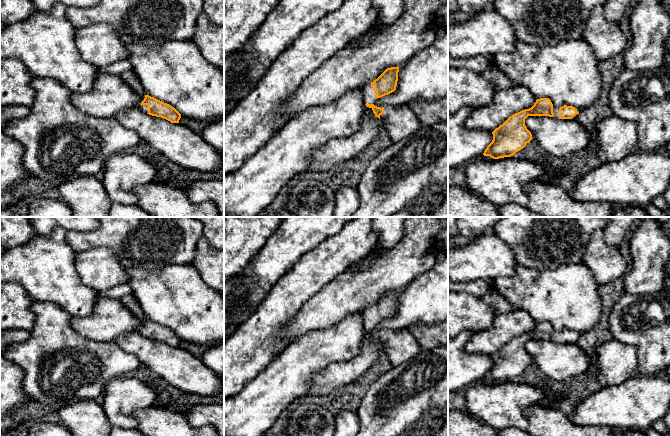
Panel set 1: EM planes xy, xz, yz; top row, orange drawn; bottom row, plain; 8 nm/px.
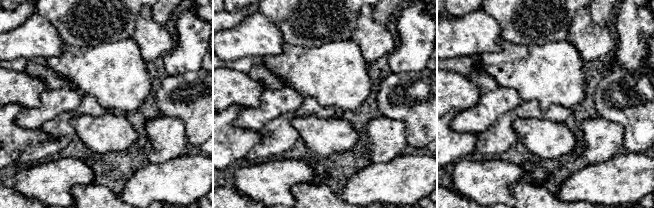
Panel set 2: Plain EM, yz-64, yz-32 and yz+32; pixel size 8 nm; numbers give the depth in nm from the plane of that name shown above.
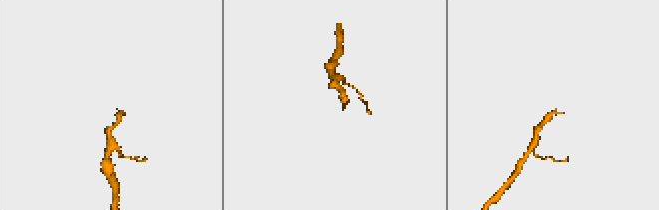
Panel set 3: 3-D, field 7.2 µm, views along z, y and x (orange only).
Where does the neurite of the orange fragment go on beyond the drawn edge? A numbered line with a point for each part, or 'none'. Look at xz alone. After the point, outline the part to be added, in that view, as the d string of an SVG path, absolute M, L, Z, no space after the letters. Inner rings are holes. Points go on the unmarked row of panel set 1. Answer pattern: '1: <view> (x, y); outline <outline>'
1: xz (368, 315); outline M371 306L366 308L363 312L363 317L364 317L364 327L365 328L375 328L379 322L375 321L375 316L371 310Z

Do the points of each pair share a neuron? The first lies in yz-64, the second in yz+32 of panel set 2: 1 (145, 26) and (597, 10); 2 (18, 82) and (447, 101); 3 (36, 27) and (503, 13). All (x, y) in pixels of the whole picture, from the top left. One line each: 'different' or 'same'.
1: different
2: same
3: different

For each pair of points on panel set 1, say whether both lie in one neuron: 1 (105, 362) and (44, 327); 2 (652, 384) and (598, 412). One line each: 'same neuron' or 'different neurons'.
1: same neuron
2: same neuron

